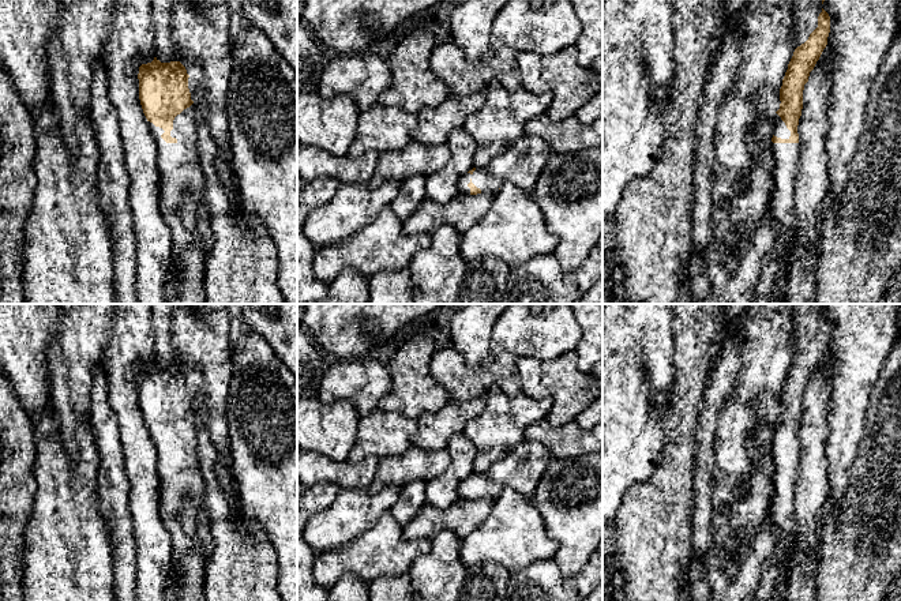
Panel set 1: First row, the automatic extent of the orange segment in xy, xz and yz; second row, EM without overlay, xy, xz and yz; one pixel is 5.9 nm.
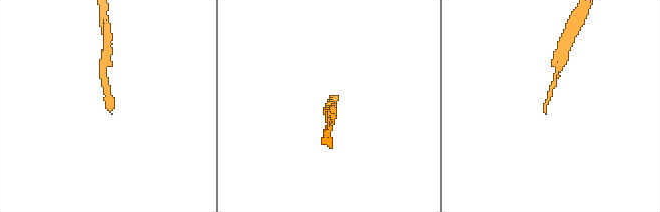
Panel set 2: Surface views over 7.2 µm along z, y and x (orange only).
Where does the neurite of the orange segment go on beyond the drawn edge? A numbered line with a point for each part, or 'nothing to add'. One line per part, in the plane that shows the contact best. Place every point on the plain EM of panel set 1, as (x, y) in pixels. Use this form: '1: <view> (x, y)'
1: xy (201, 335)

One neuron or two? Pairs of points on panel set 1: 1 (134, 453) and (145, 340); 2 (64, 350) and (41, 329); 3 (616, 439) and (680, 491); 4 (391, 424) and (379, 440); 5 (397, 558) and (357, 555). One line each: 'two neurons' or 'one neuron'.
1: one neuron
2: two neurons
3: two neurons
4: one neuron
5: one neuron

